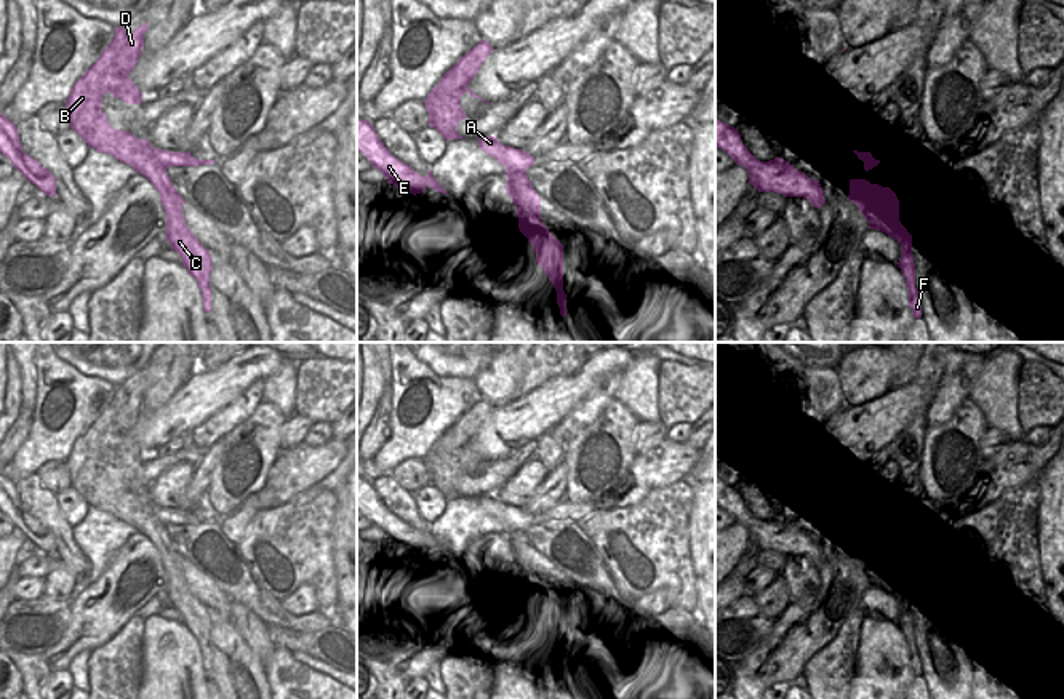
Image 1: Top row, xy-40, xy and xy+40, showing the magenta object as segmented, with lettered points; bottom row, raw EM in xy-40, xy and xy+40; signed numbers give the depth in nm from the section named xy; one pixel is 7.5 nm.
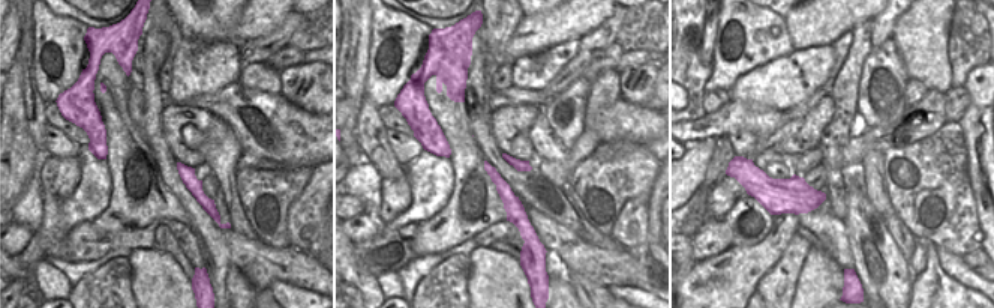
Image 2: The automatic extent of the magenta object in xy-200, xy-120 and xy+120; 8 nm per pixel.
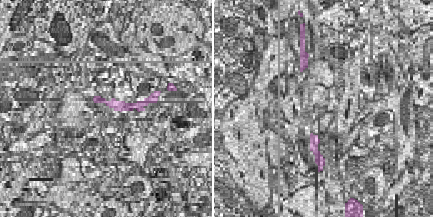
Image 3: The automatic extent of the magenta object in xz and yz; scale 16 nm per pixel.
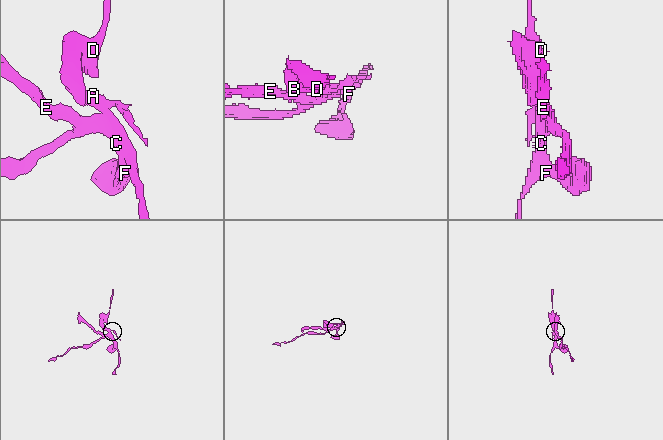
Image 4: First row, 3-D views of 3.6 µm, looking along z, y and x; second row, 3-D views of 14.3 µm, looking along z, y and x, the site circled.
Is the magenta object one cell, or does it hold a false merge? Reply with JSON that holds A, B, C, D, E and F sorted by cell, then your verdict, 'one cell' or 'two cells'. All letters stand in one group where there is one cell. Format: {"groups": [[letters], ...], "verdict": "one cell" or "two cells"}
{"groups": [["A", "B", "C", "D", "F"], ["E"]], "verdict": "two cells"}

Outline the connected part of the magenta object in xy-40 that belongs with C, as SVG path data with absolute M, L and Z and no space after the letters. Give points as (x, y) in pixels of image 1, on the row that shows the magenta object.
M147 22L126 32L115 29L114 40L104 48L96 62L75 82L66 101L70 128L82 136L88 147L112 155L146 176L171 214L166 222L166 240L182 258L182 266L197 280L202 291L203 310L211 312L210 272L213 269L210 251L187 227L182 216L186 202L173 186L168 166L213 165L214 160L197 160L190 152L168 152L150 146L149 139L138 139L130 131L114 130L101 109L102 96L112 93L126 104L141 104L142 94L128 74L134 69L144 48Z

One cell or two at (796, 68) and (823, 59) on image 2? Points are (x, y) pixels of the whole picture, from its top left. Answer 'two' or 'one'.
one

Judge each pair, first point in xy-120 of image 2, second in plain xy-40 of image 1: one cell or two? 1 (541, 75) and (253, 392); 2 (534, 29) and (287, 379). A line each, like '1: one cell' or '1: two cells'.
1: one cell
2: two cells

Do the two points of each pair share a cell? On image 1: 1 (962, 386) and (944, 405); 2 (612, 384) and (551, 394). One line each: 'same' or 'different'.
1: same
2: different

